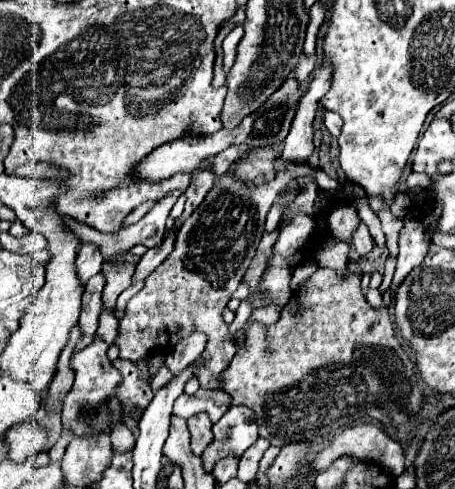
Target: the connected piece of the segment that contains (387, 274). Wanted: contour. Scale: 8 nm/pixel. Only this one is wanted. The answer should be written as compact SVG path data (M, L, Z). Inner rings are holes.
M389 256L387 258L386 264L385 264L385 272L384 272L382 284L379 287L380 293L383 293L384 291L386 291L387 289L390 288L392 278L393 278L393 275L394 275L394 272L395 272L396 264L397 264L396 258L391 257L391 256Z

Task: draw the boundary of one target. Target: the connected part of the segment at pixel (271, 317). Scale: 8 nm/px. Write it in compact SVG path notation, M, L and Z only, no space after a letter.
M256 309L256 313L252 313L252 319L248 319L248 323L260 321L264 325L272 325L278 319L280 319L280 313L276 313L276 309Z

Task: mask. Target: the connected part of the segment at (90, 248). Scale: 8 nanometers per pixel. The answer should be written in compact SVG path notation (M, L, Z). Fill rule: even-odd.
M82 245L78 249L76 255L76 275L82 281L82 285L88 281L88 277L100 273L100 265L102 265L104 257L100 253L100 249L96 249L96 245Z

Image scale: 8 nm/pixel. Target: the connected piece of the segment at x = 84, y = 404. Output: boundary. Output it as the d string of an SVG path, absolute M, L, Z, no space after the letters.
M94 337L92 345L84 347L82 351L74 353L70 357L70 369L76 373L72 393L66 397L66 405L62 411L62 423L68 427L74 435L84 435L84 433L96 433L96 429L104 429L104 425L112 425L108 411L106 411L106 399L116 395L114 387L120 383L120 373L114 369L106 355L106 341L100 337Z

